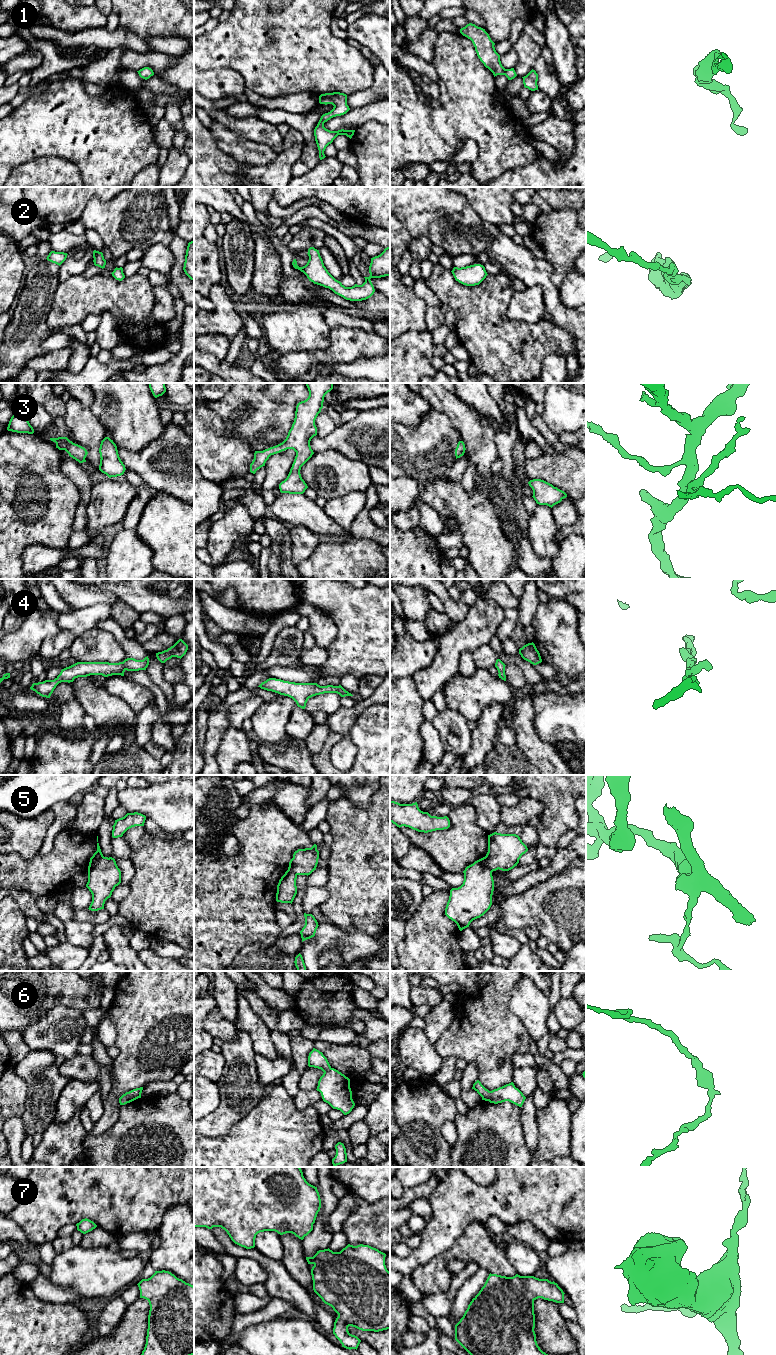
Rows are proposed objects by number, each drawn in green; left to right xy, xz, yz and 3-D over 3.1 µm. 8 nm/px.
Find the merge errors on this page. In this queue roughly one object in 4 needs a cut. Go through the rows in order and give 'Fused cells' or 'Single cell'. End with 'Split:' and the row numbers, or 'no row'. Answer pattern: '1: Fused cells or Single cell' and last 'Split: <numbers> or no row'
1: Single cell
2: Single cell
3: Single cell
4: Single cell
5: Fused cells
6: Single cell
7: Single cell
Split: 5

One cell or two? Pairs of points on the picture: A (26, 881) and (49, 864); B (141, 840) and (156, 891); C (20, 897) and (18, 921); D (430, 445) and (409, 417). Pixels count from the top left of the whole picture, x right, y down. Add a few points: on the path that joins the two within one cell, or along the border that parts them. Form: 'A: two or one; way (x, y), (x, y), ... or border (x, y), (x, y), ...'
A: one; way (32, 875), (38, 875), (43, 870)
B: one; way (148, 853), (156, 861), (156, 878)
C: two; border (10, 895), (26, 915)
D: two; border (431, 407), (417, 425), (406, 426), (400, 423)

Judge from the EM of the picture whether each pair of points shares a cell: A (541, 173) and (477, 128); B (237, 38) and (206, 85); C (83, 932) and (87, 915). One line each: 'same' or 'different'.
A: different
B: different
C: different

